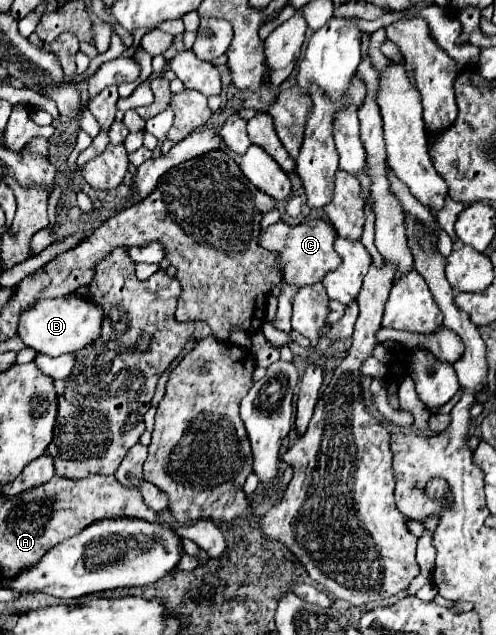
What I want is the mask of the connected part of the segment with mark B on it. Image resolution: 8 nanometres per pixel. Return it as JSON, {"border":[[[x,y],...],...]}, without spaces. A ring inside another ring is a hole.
{"border":[[[82,294],[48,298],[48,300],[36,302],[34,308],[28,308],[24,312],[24,318],[20,318],[18,336],[24,340],[26,346],[34,348],[40,354],[48,354],[48,356],[74,354],[94,344],[100,338],[102,318],[104,318],[102,306],[94,304],[92,300],[84,298]]]}

